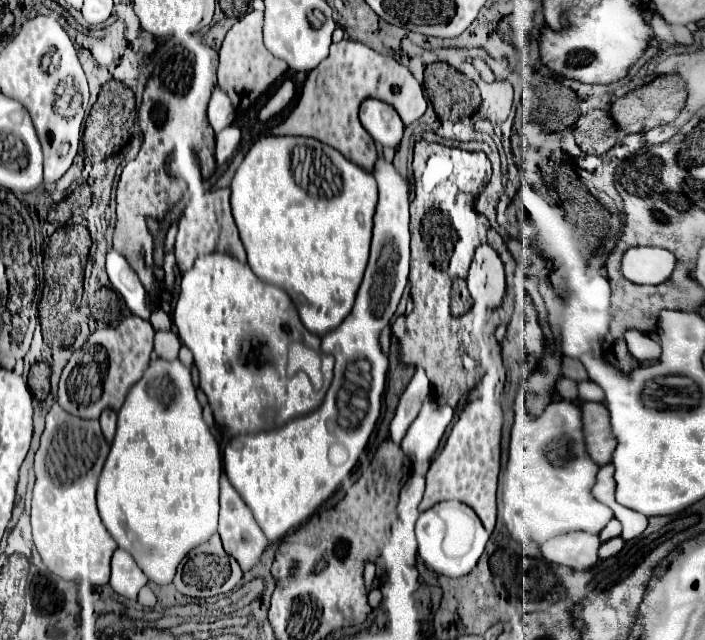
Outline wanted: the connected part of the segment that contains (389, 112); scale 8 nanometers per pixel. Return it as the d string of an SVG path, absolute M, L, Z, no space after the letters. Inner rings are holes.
M366 99L360 107L360 121L378 145L398 147L404 123L394 107L378 99Z

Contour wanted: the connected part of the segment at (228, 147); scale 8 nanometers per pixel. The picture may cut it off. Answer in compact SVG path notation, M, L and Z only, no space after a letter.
M236 125L226 127L220 133L215 135L215 158L217 166L226 164L226 161L232 157L232 153L236 151L241 143L240 129L236 129Z

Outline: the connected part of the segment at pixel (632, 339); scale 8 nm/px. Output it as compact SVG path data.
M632 329L626 333L626 343L628 343L630 353L638 361L654 361L660 357L660 345L656 341L652 341L646 333Z

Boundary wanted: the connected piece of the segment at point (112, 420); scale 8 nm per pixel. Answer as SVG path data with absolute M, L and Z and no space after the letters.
M110 409L102 411L102 415L100 415L100 425L102 425L102 433L104 433L106 441L112 443L114 433L116 433L116 411L110 411Z

